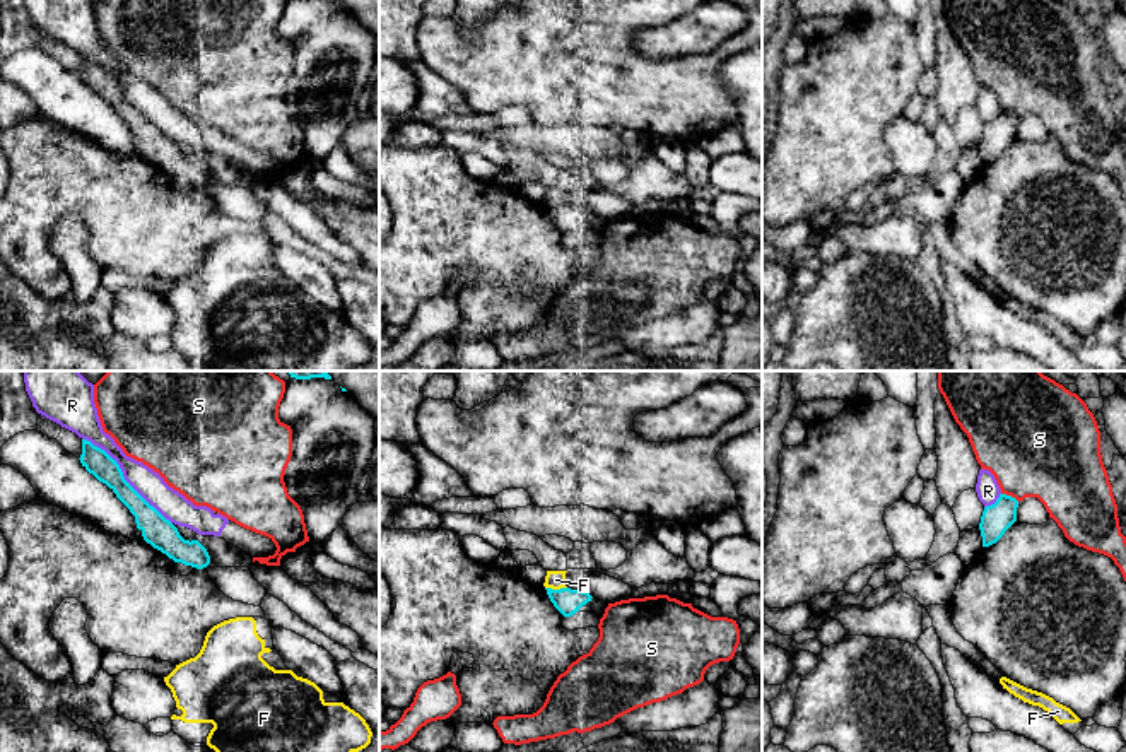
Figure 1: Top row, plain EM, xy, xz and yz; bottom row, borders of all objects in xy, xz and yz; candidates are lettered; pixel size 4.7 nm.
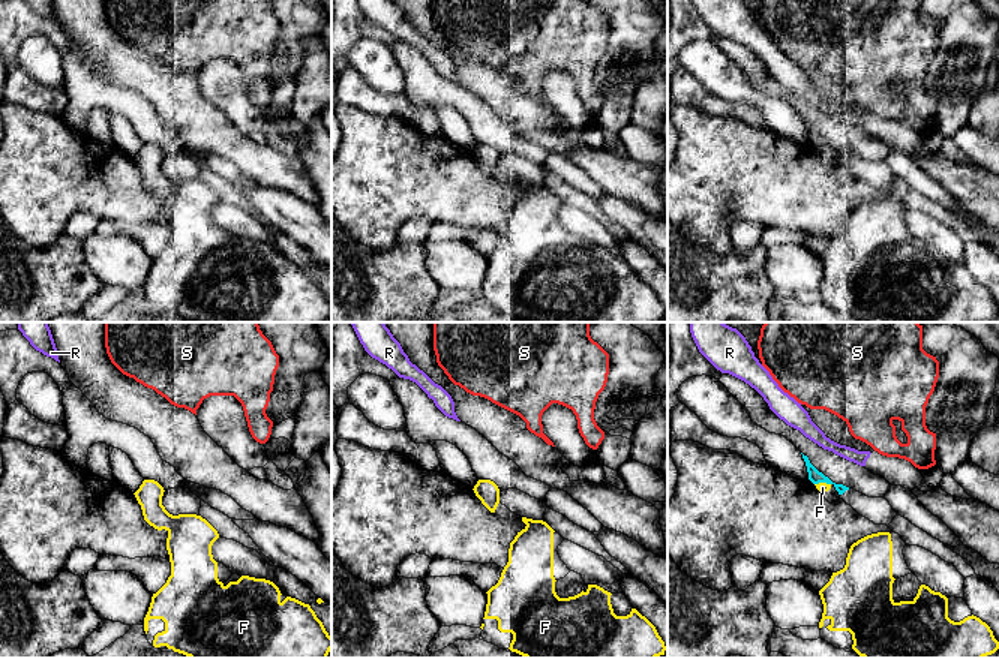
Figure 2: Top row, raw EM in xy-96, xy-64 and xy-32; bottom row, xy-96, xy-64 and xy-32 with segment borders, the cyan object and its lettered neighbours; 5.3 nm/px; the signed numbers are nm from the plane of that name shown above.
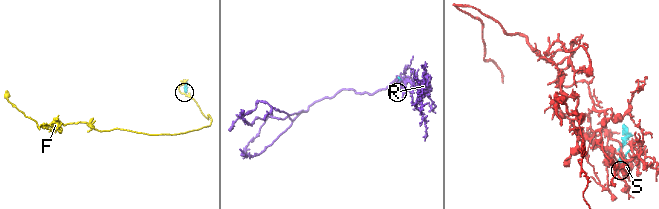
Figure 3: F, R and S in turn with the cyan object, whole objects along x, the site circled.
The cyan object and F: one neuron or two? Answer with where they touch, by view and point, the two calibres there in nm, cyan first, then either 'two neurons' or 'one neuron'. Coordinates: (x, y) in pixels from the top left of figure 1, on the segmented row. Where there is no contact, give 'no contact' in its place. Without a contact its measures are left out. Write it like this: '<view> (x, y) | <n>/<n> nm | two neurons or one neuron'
xz (556, 590) | 120/90 nm | two neurons

